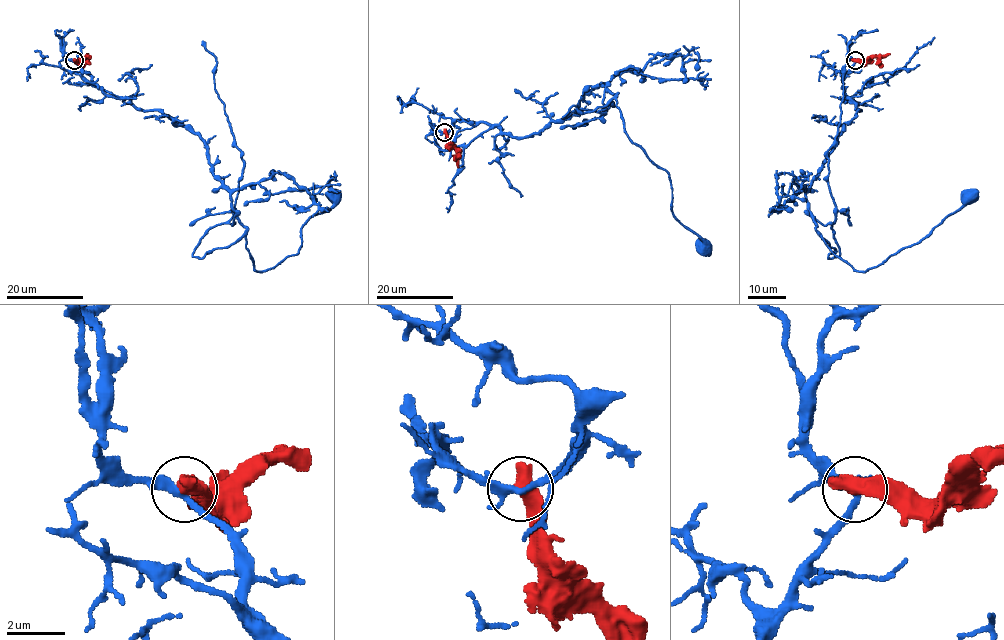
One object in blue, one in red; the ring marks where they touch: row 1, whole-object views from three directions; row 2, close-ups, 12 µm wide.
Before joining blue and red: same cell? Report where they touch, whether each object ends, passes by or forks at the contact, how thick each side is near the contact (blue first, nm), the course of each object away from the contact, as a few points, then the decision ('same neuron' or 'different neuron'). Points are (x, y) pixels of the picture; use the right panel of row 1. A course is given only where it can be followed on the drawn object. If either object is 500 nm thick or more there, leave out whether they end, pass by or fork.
(855, 60) | 200/650 nm | blue via (855, 60), (842, 82), (860, 110), (805, 193), (826, 246), (867, 270), (919, 243), (970, 196) | red via (855, 60), (866, 62), (876, 55), (889, 54) | different neuron

